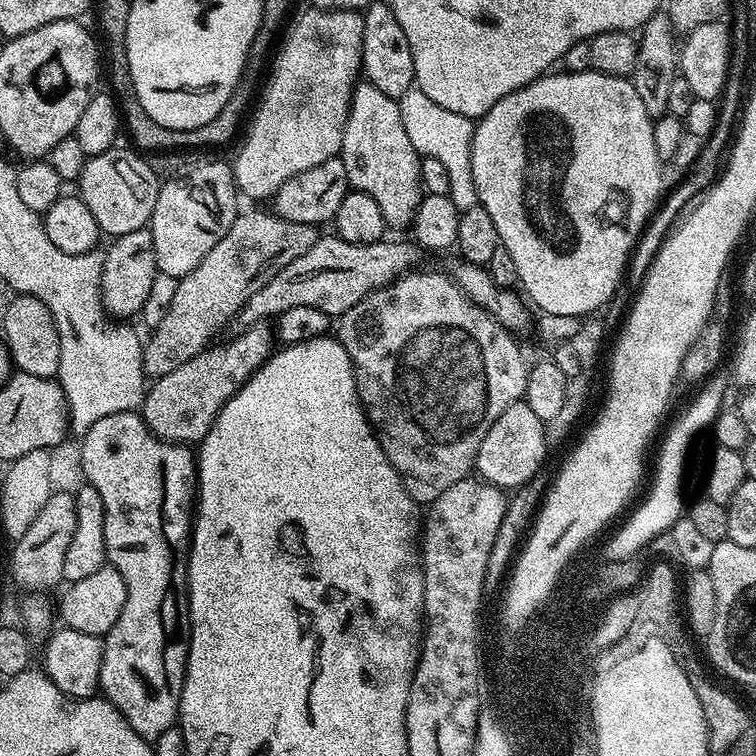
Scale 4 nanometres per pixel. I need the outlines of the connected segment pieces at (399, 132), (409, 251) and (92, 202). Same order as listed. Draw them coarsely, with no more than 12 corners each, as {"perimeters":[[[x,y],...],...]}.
{"perimeters":[[[357,83],[338,159],[389,229],[422,199],[400,105]],[[321,235],[248,299],[235,327],[293,306],[339,318],[422,255]],[[139,151],[87,157],[80,200],[108,238],[149,227],[162,183]]]}

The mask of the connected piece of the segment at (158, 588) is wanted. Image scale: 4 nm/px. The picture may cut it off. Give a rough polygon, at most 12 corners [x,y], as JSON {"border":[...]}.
{"border":[[143,415],[79,441],[126,606],[99,691],[154,742],[188,661],[191,447]]}

